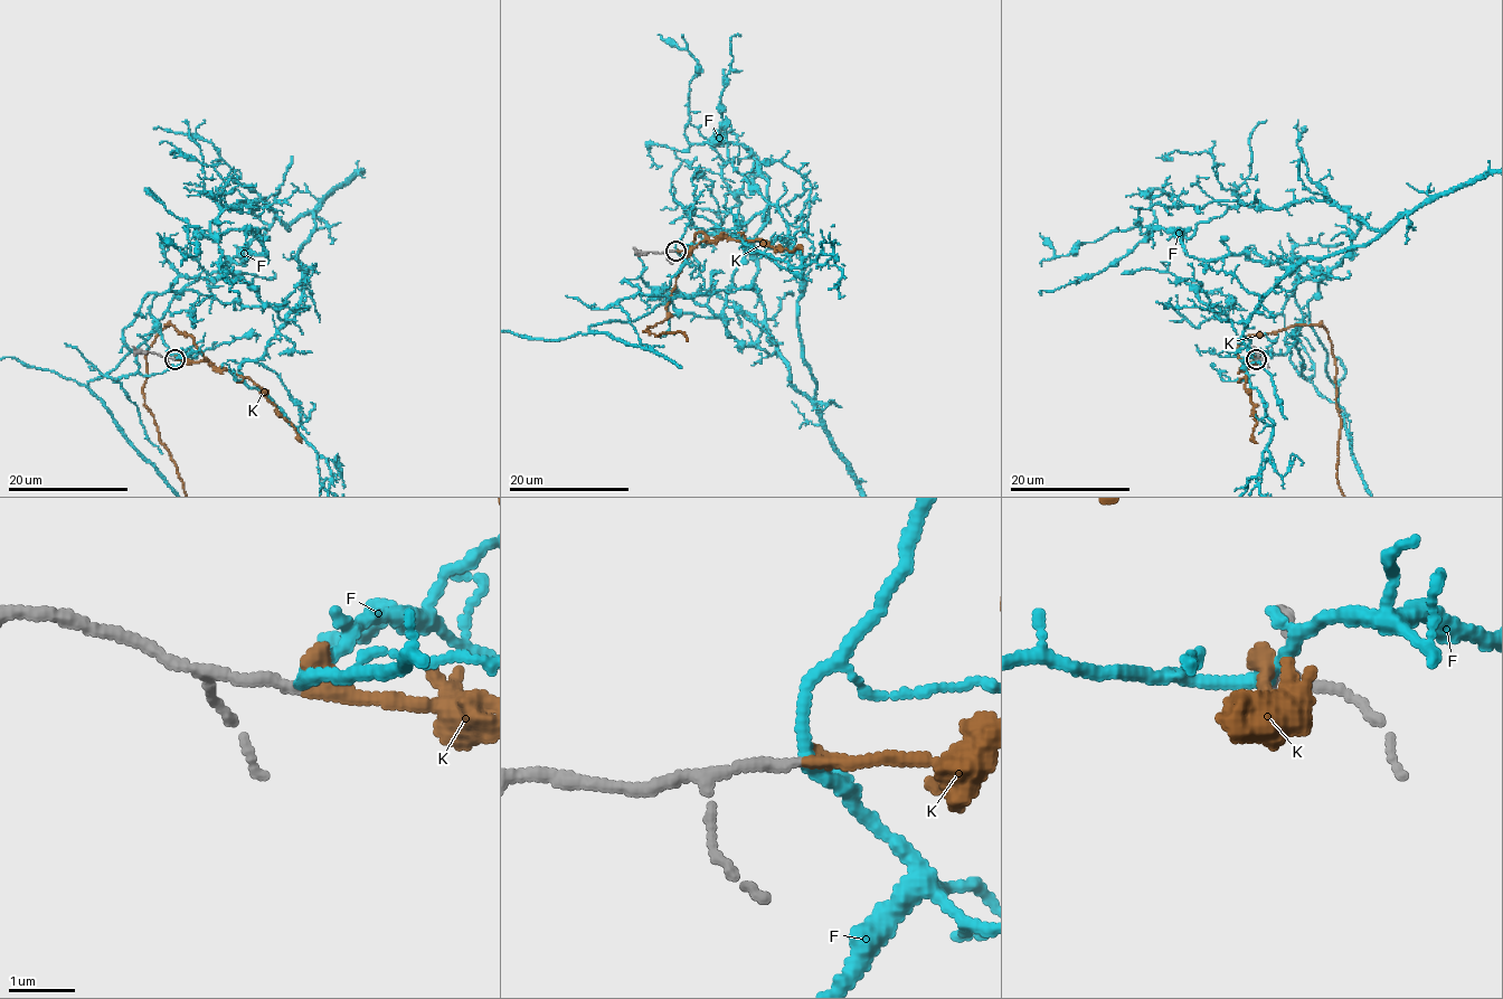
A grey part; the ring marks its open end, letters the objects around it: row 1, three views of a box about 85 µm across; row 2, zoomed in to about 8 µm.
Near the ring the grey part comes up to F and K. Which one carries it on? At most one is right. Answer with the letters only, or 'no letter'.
K

